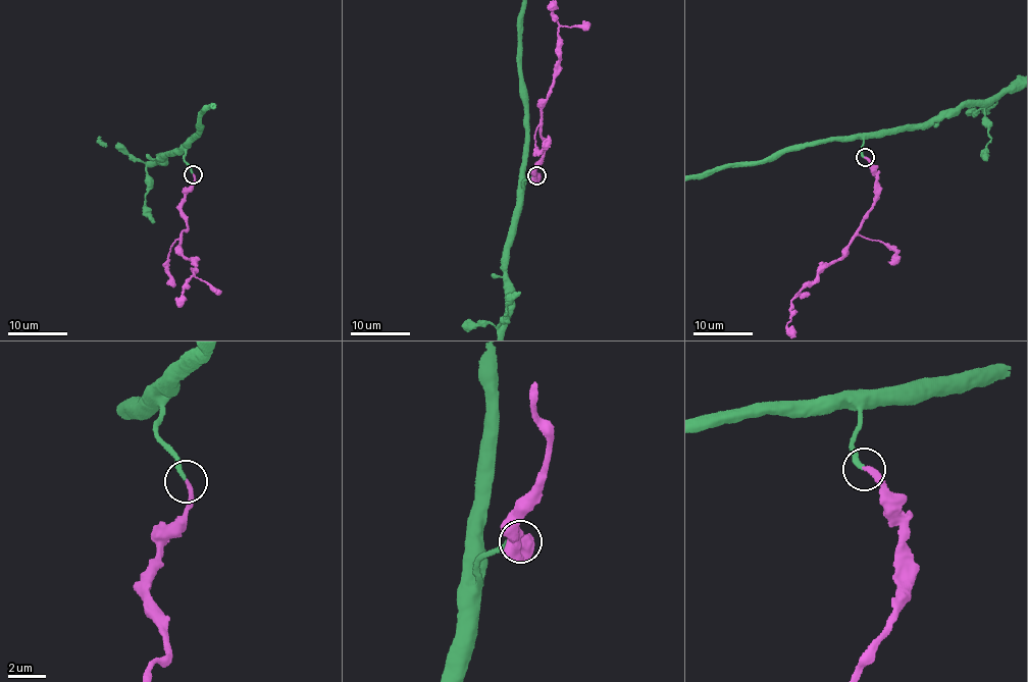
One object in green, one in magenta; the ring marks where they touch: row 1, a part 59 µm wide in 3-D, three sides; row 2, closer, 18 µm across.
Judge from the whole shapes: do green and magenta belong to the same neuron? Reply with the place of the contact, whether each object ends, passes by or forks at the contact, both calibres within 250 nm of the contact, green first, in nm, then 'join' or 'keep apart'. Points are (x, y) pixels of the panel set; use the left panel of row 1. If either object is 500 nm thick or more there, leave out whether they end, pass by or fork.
(193, 174) | green ends | magenta ends | 240/280 nm | join

